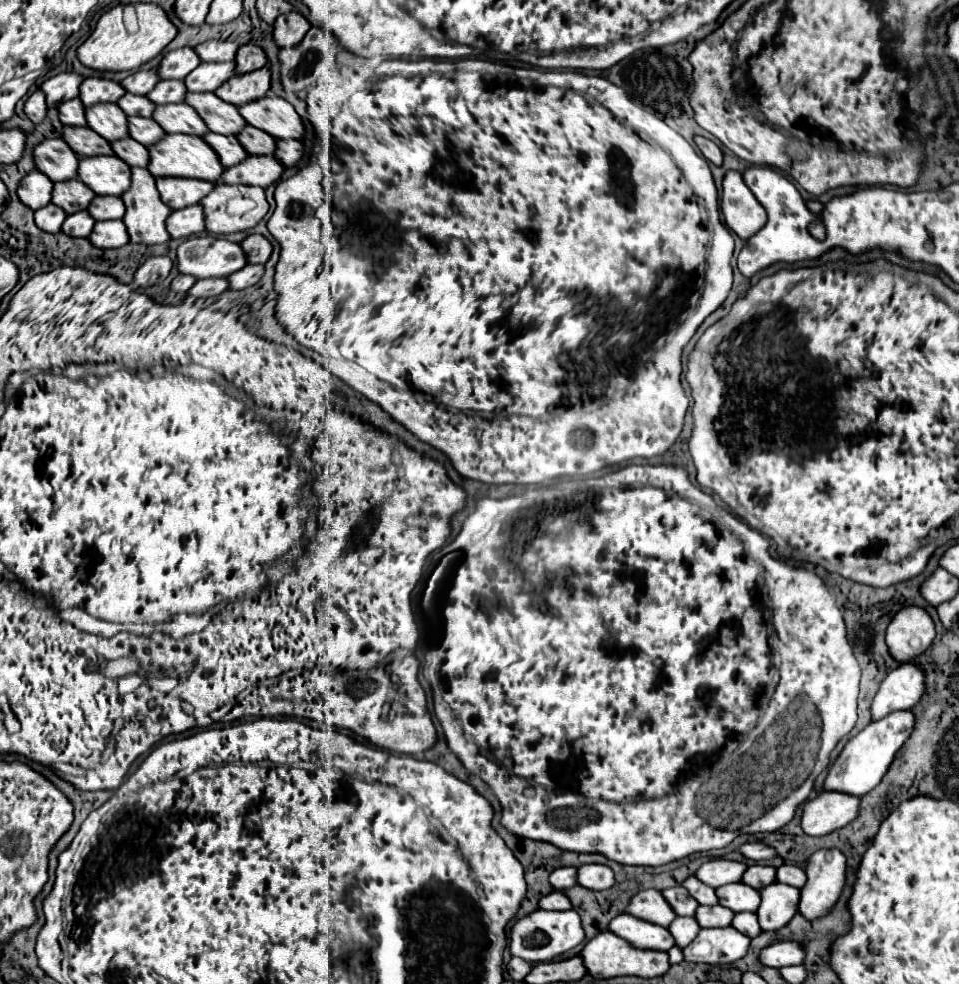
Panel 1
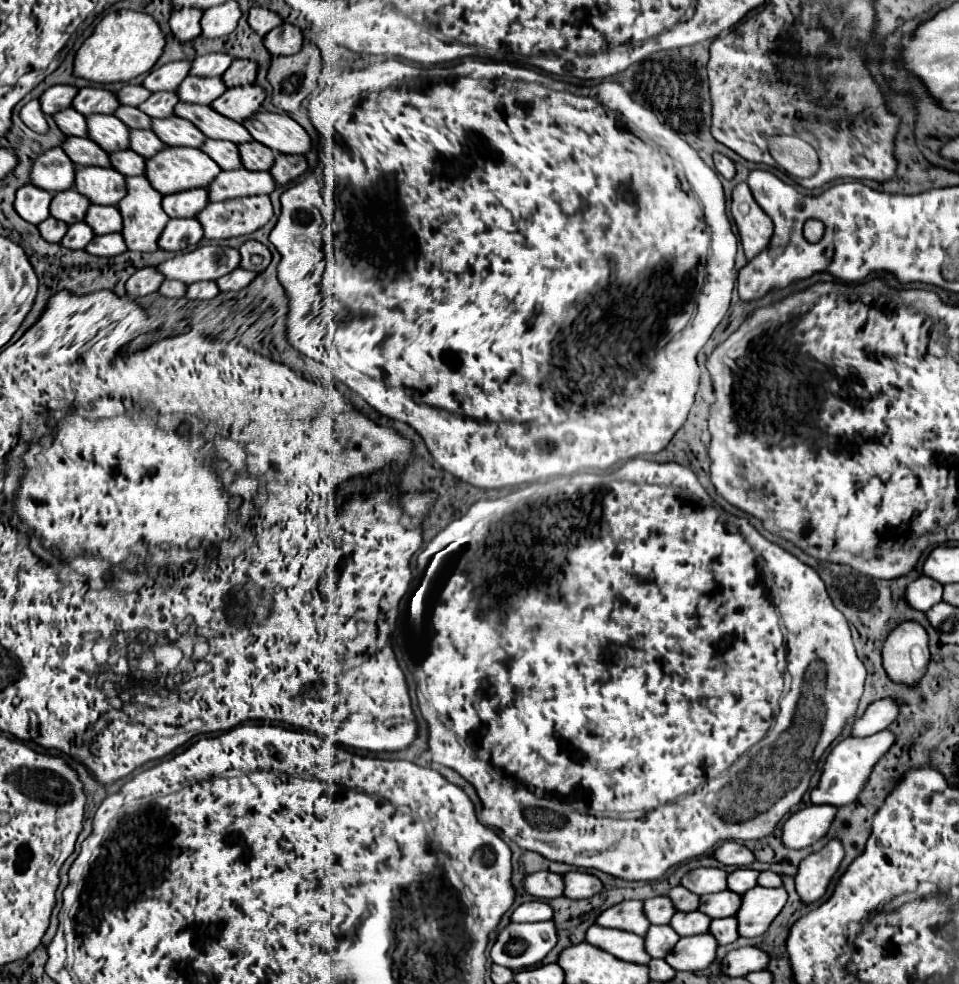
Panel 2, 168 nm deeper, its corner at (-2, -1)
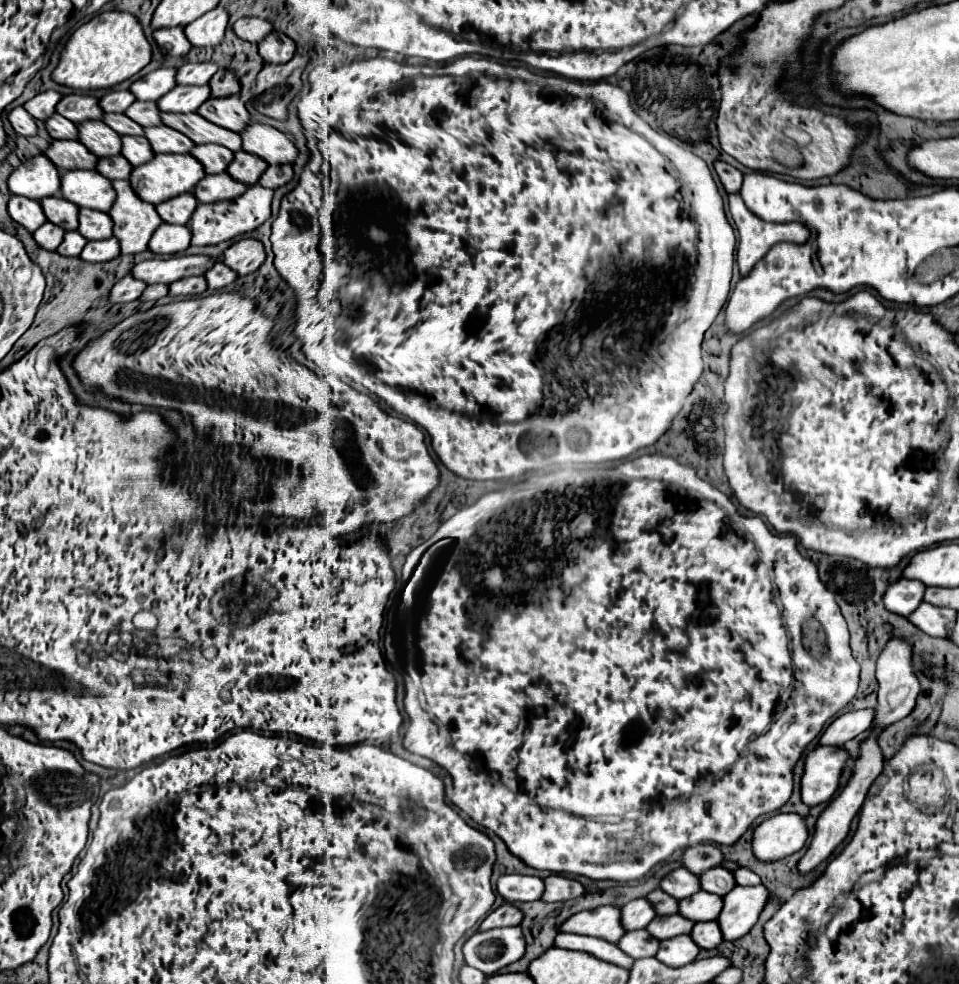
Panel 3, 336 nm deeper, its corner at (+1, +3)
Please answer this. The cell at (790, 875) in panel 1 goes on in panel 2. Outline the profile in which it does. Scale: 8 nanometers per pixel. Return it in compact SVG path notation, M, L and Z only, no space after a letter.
M763 871L759 875L759 885L761 887L783 887L783 875L773 873L773 871Z

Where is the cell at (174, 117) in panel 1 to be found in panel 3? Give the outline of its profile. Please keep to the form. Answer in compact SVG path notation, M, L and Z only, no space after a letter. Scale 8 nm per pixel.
M166 125L146 127L144 135L150 141L154 153L190 153L190 149L194 147L194 143L188 137Z

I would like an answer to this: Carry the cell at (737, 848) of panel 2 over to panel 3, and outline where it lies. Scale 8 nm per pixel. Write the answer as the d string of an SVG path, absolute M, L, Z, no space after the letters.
M694 845L694 847L688 847L688 849L684 849L684 853L682 853L682 857L680 857L680 863L682 863L682 867L684 869L690 869L690 873L702 873L702 871L706 871L706 869L710 869L710 867L718 867L718 865L722 865L722 861L724 861L724 857L722 857L722 853L714 847L714 845Z

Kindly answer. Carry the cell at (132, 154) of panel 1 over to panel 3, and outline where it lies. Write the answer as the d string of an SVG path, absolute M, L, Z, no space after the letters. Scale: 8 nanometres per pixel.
M116 155L116 157L108 157L108 159L100 159L98 165L96 165L96 171L102 173L110 181L128 179L130 171L132 171L132 165L124 157Z

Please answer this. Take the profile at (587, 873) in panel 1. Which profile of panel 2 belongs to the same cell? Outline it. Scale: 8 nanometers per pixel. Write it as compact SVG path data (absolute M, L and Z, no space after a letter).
M571 871L565 875L565 897L569 899L589 899L603 891L599 877L583 871Z

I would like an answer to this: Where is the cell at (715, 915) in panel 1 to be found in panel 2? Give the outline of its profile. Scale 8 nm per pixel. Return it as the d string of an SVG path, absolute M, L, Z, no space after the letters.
M697 911L677 913L677 915L673 915L673 919L671 919L669 925L671 925L681 937L687 937L687 935L699 935L699 933L709 931L711 919L705 917L703 913L697 913Z

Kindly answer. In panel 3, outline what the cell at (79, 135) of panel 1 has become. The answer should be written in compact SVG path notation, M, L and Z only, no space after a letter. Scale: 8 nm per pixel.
M52 141L44 155L62 171L94 169L98 157L92 155L80 141Z

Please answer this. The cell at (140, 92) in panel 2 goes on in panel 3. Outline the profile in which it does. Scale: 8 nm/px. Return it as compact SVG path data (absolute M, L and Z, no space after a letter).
M112 91L106 93L98 105L104 113L124 113L128 109L128 105L132 105L134 95L130 95L130 91Z

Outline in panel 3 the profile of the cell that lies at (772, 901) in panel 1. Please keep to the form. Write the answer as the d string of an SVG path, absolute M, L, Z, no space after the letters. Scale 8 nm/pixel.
M734 887L722 897L722 913L718 915L718 925L726 941L736 941L744 937L758 921L760 911L768 899L768 889L758 887Z

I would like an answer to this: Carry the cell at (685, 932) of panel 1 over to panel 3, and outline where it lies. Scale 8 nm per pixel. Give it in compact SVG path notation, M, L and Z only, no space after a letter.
M646 929L640 931L628 931L624 937L616 943L628 957L632 959L644 959L644 957L654 957L658 953L660 941L650 937Z

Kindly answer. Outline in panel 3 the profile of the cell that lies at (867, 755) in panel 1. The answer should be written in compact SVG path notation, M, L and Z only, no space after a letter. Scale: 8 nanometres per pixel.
M816 747L806 755L800 795L808 807L828 803L832 799L846 761L848 753L840 747Z

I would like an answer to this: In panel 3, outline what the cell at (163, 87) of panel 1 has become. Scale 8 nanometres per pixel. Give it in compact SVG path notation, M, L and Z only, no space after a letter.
M134 101L128 109L126 109L126 115L136 121L138 125L142 127L154 127L160 123L160 111L156 107L156 103L152 101Z

